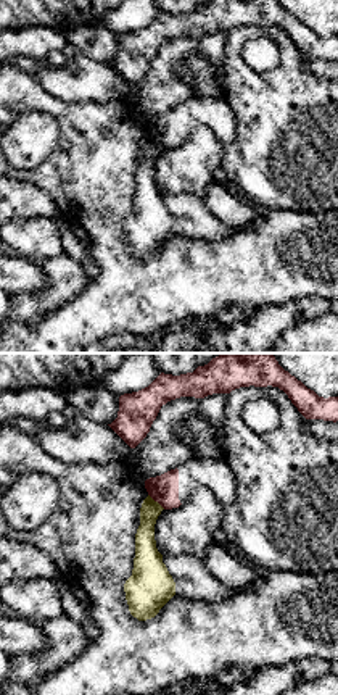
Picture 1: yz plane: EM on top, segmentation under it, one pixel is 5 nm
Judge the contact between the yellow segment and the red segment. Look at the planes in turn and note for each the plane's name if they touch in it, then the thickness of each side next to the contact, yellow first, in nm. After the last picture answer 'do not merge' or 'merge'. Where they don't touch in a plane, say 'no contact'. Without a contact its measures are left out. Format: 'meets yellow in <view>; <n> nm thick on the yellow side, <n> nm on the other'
meets yellow in yz; 110 nm thick on the yellow side, 140 nm on the other

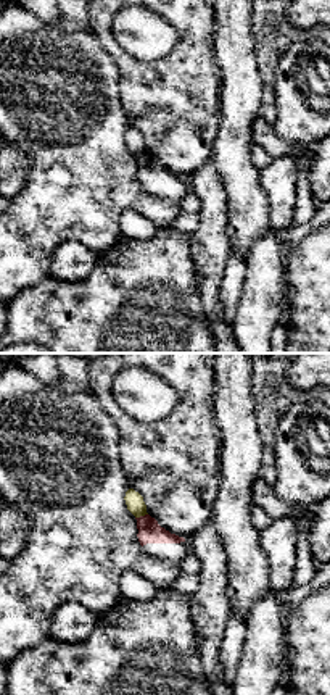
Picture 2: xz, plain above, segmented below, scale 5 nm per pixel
meets yellow in xz; 90 nm thick on the yellow side, 110 nm on the other

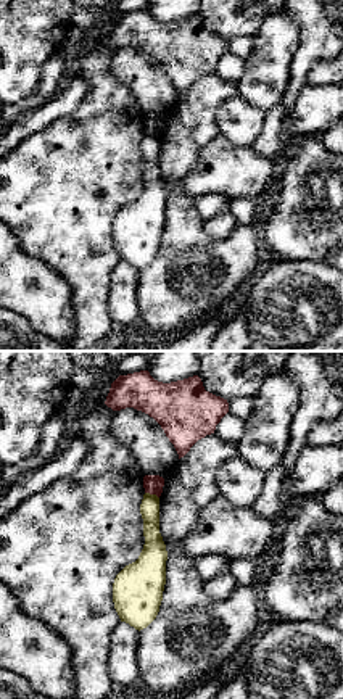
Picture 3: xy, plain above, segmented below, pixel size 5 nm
meets yellow in xy; 100 nm thick on the yellow side, 100 nm on the other

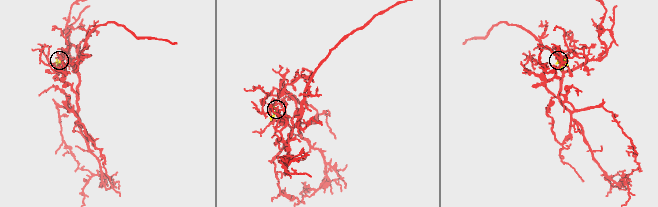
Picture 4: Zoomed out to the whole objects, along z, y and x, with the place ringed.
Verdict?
do not merge

